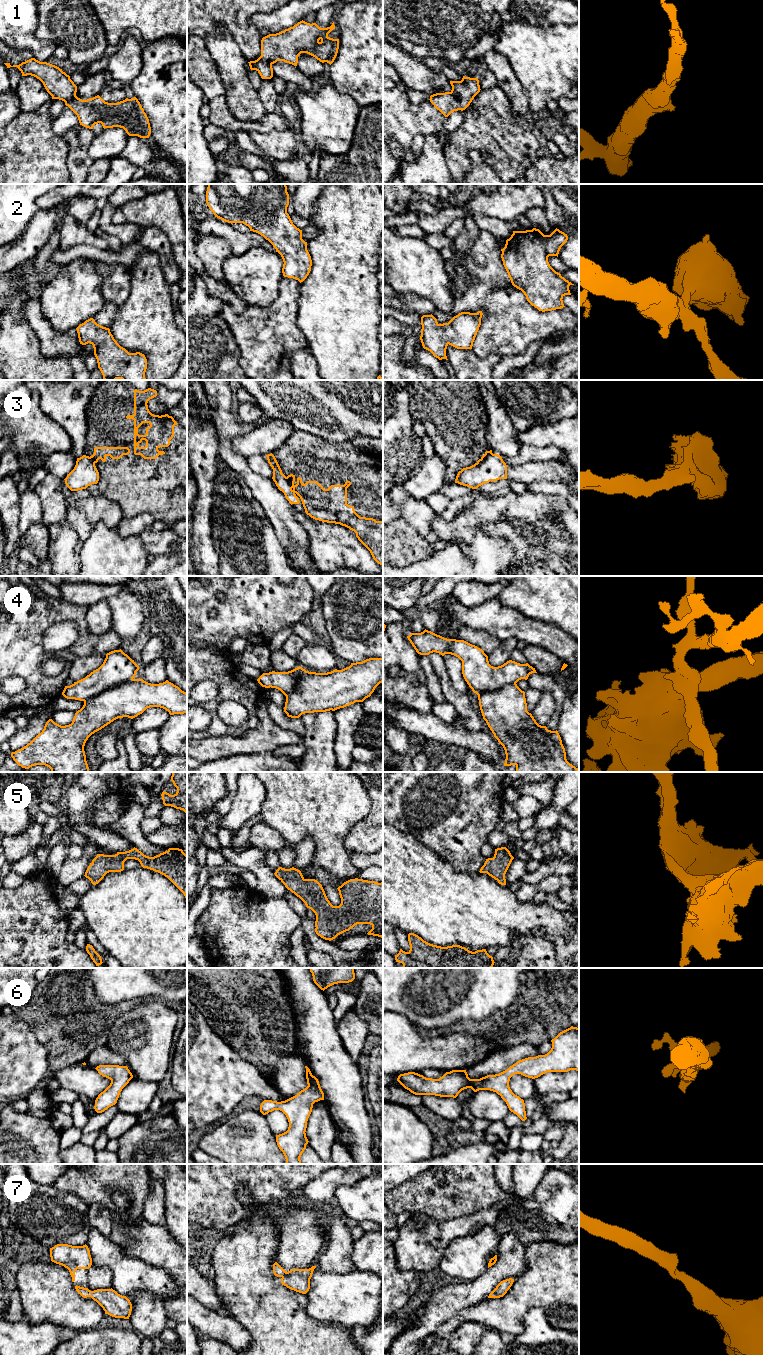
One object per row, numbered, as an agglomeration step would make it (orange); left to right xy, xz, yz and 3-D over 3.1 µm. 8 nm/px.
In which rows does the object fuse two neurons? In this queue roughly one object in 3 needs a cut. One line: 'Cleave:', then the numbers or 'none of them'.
Cleave: 3, 4

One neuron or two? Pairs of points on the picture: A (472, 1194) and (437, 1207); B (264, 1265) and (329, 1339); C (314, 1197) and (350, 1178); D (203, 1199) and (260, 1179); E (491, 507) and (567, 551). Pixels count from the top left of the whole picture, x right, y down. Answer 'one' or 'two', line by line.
A: one
B: one
C: one
D: one
E: one

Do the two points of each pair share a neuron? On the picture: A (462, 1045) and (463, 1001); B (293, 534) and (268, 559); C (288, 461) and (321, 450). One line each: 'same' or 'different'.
A: different
B: different
C: same

